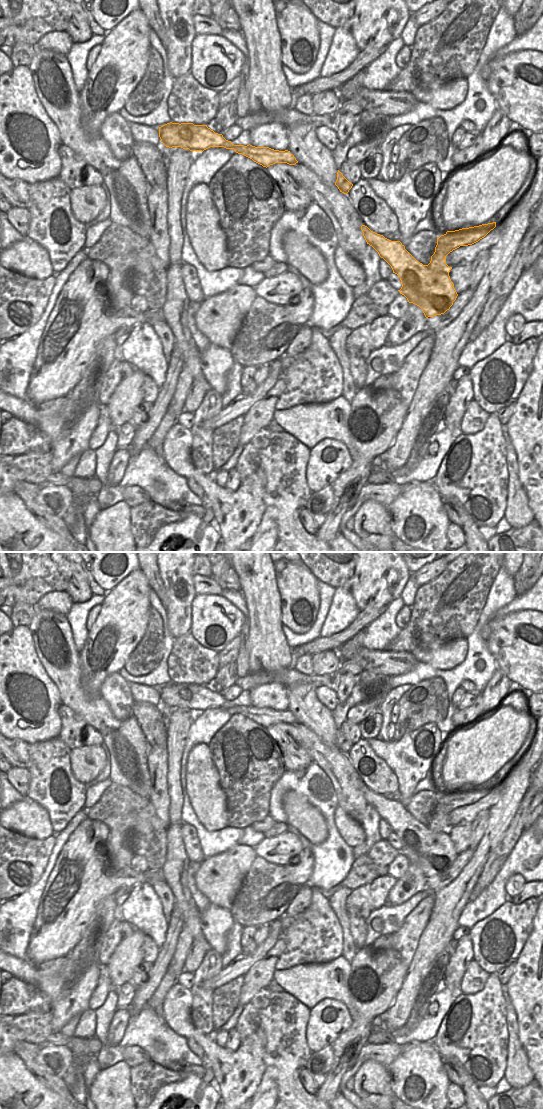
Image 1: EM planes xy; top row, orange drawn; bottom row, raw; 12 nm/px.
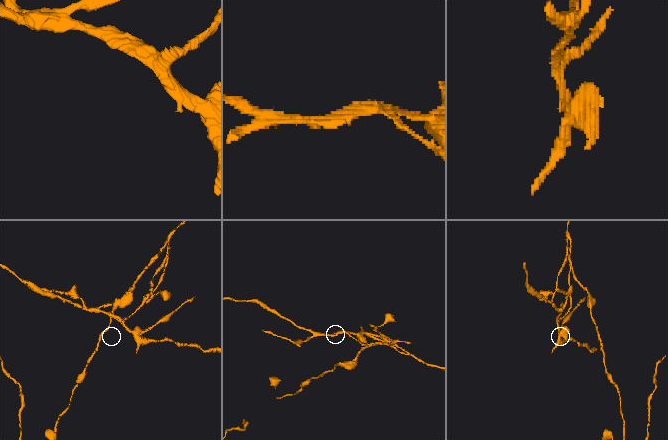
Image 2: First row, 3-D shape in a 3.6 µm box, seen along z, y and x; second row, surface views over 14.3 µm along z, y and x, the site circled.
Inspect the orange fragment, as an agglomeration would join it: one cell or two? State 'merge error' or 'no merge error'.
merge error

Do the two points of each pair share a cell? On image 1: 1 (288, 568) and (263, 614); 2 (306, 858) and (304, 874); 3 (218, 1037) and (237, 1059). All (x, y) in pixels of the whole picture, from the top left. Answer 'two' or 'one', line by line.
1: two
2: one
3: two

